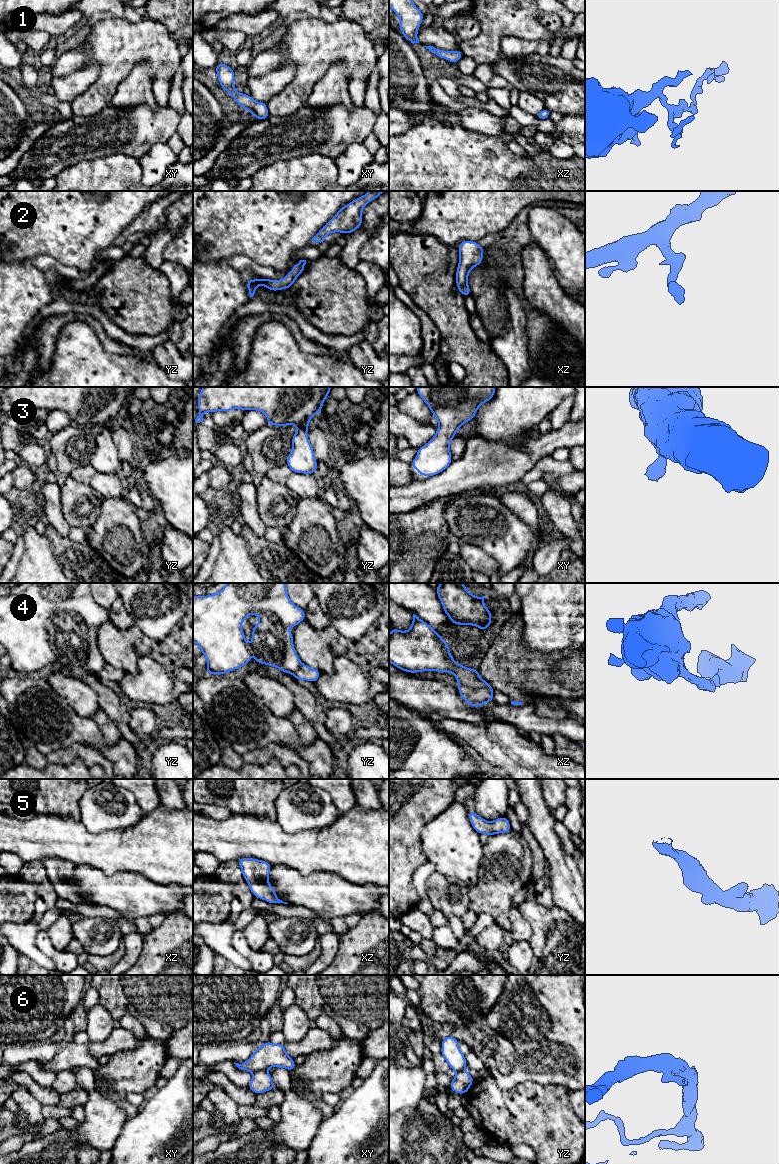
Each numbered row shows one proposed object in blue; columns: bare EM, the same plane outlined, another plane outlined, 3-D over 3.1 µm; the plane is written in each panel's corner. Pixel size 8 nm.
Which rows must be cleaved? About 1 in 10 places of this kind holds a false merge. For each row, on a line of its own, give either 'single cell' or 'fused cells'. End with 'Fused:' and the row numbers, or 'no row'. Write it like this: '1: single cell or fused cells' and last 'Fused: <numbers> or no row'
1: single cell
2: single cell
3: single cell
4: fused cells
5: single cell
6: fused cells
Fused: 4, 6

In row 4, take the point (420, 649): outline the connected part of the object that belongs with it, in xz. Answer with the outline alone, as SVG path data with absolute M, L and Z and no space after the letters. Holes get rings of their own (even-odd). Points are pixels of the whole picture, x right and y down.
M413 614L409 631L401 631L393 627L389 633L389 662L409 673L424 671L453 673L460 686L491 687L487 681L480 678L478 669L467 668L454 661L449 652L449 643L443 642L442 638L428 623Z

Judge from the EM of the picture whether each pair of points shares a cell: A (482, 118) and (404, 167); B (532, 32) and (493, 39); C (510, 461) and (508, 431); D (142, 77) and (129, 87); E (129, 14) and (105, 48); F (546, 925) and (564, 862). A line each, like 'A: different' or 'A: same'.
A: different
B: same
C: different
D: same
E: different
F: different

